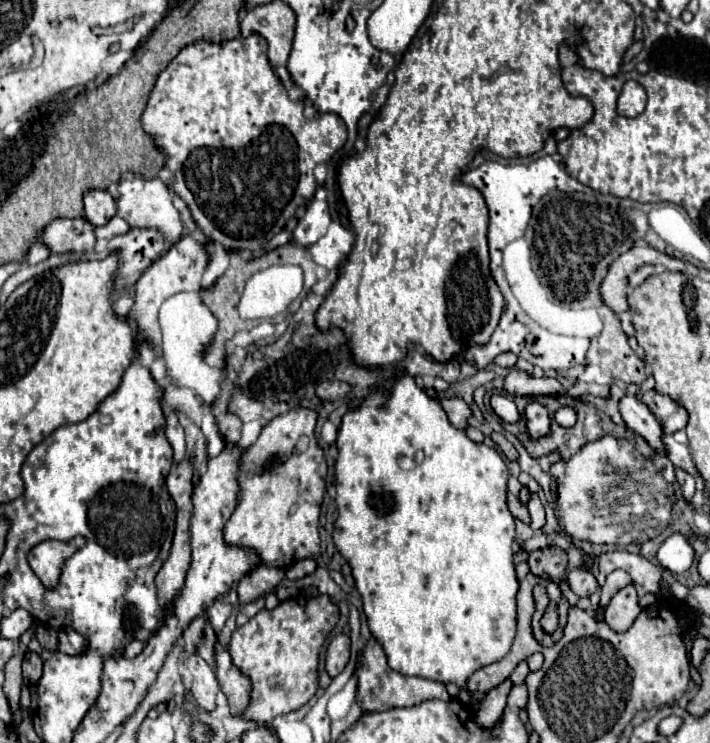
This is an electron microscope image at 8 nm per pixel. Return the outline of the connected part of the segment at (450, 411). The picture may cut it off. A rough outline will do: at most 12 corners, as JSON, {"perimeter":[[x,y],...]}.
{"perimeter":[[462,398],[440,400],[452,424],[466,430],[472,416]]}

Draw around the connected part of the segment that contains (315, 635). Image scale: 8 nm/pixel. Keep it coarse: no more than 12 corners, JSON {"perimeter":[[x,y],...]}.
{"perimeter":[[328,596],[258,612],[230,640],[248,722],[304,706],[336,626]]}

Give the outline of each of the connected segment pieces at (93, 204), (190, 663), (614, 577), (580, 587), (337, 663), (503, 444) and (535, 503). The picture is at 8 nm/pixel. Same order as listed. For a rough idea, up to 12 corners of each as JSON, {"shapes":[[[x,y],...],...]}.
{"shapes":[[[106,190],[84,196],[86,220],[104,226],[116,214],[116,200]],[[196,652],[184,658],[192,696],[212,712],[220,690],[214,670]],[[622,570],[608,574],[600,594],[600,606],[606,608],[618,590],[632,582]],[[582,568],[568,572],[568,584],[580,598],[598,590],[594,574]],[[334,636],[326,650],[326,672],[338,676],[350,658],[350,638]],[[492,434],[494,444],[508,460],[518,460],[516,448],[502,436]],[[538,494],[528,500],[530,526],[540,530],[546,524],[544,506]]]}

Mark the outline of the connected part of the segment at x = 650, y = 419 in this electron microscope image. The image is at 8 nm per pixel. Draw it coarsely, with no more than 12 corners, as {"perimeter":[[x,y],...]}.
{"perimeter":[[634,396],[620,400],[630,430],[656,452],[666,454],[662,424]]}

